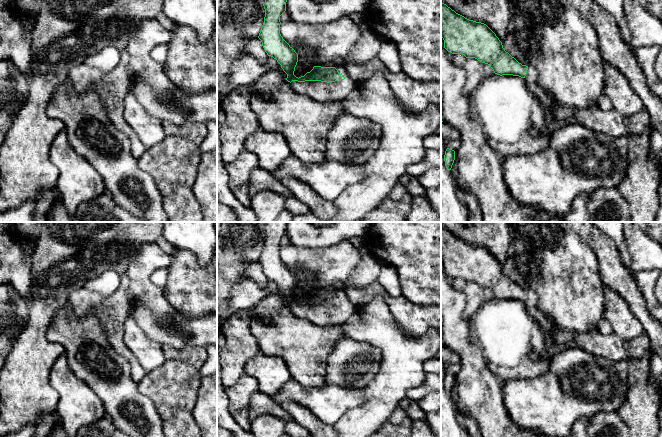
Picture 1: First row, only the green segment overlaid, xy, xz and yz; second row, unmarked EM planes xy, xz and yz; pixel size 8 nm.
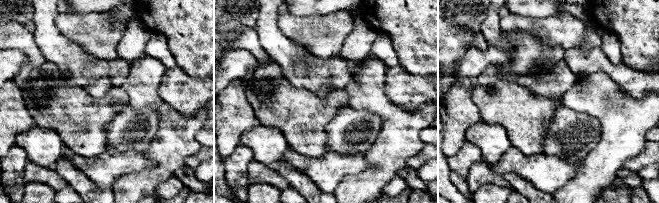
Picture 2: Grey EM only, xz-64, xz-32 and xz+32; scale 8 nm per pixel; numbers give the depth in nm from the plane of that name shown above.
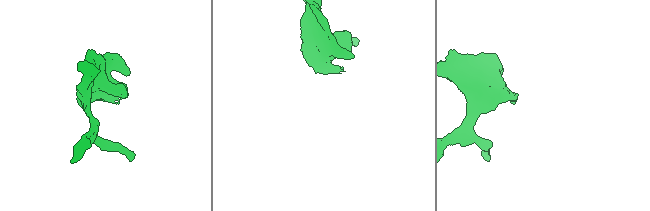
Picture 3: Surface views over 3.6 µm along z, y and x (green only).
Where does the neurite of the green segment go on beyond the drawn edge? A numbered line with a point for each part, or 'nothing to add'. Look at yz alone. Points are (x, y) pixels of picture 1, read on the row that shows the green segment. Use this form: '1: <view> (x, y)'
1: yz (612, 122)

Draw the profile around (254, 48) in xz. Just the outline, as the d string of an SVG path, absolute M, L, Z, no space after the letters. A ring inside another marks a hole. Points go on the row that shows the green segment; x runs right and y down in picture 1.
M258 37L250 39L243 51L245 55L252 56L263 64L267 61L268 55L265 52L262 42Z

